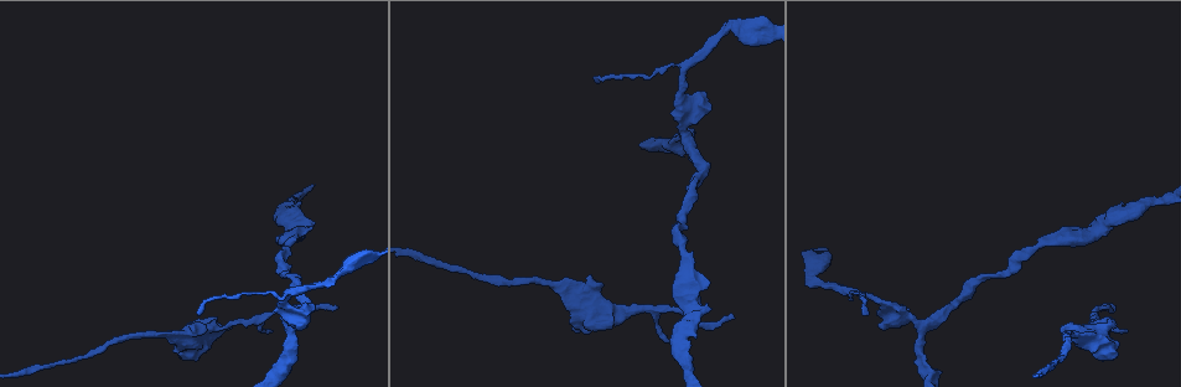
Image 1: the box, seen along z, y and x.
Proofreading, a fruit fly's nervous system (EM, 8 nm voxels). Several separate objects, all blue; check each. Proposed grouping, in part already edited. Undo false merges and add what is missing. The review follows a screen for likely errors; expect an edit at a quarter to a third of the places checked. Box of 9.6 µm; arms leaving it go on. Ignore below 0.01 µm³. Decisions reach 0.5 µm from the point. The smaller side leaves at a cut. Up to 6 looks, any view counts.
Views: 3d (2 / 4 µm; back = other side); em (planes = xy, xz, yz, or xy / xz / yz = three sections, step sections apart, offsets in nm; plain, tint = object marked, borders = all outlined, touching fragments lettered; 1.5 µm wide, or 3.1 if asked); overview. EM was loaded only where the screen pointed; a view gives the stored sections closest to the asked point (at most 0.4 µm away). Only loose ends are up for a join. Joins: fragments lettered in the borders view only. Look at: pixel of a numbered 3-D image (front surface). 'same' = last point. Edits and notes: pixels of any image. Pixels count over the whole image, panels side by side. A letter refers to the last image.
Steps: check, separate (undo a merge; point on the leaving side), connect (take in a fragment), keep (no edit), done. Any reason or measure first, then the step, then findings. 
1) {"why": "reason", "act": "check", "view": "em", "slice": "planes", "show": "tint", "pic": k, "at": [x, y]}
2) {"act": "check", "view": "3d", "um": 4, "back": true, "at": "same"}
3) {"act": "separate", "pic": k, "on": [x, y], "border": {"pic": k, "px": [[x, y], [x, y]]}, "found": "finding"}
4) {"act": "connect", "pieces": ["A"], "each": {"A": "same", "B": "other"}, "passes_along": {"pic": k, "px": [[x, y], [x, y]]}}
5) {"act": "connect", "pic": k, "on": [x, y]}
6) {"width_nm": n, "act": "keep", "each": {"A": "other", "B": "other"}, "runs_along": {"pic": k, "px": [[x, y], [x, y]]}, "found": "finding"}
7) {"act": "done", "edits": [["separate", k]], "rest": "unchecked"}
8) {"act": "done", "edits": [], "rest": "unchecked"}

{"why": "thin end", "act": "check", "view": "em", "slice": "planes", "show": "plain", "pic": 1, "at": [1124, 332]}

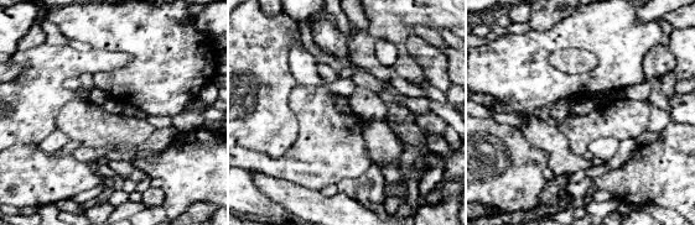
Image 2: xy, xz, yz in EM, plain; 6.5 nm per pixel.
{"act": "check", "view": "em", "slice": "planes", "show": "borders", "at": "same"}

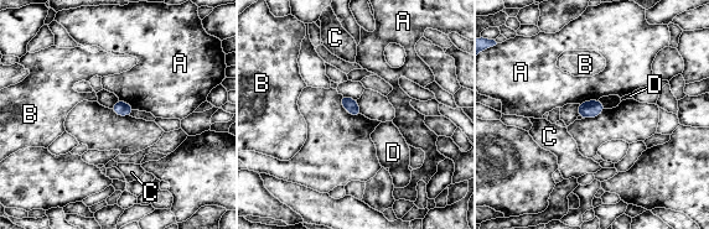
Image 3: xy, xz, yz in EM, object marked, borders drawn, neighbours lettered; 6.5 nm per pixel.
{"act": "keep", "each": {"A": "other", "B": "other", "C": "other", "D": "other"}, "border": {"pic": 3, "px": [[598, 99], [590, 99], [579, 104]]}, "found": "no lettered fragment goes on from it"}

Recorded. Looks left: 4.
{"act": "check", "view": "em", "um": 3.1, "slice": "yz", "step": 16, "show": "tint", "pic": 1, "at": [337, 307]}

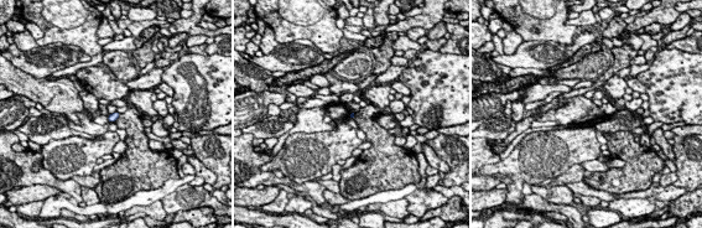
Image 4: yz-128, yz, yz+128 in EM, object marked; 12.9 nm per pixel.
{"act": "check", "view": "em", "um": 3.1, "slice": "planes", "show": "borders", "at": "same"}

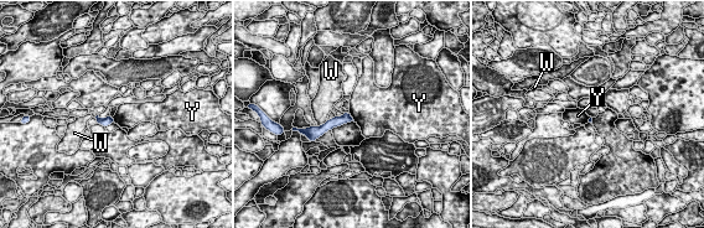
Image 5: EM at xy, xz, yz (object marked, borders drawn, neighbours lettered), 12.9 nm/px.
{"longest_contact_nm": ["W", 170], "act": "keep", "each": {"W": "other", "Y": "other"}, "runs_along": {"pic": 5, "px": [[347, 115], [319, 131]]}, "found": "none of them fits"}

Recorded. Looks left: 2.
{"why": "thin neck", "act": "check", "view": "em", "slice": "planes", "show": "borders", "pic": 1, "at": [290, 272]}

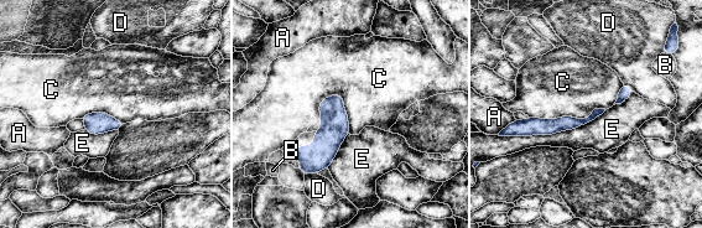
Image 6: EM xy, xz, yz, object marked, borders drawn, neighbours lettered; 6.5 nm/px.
{"act": "keep", "each": {"A": "other", "B": "other", "C": "other", "D": "other", "E": "other"}, "runs_along": {"pic": 6, "px": [[598, 112], [578, 123], [515, 127]]}, "found": "continuous, no second cell"}

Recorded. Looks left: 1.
{"act": "done", "edits": [], "rest": "unchecked"}

